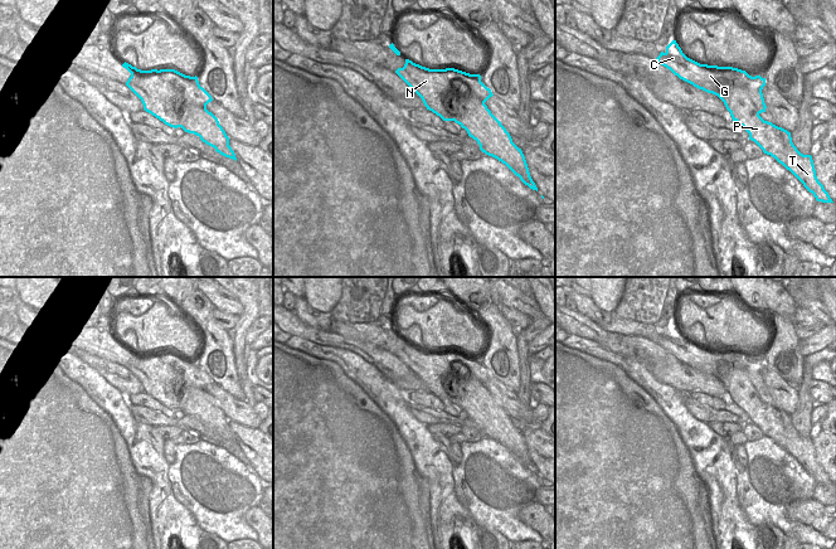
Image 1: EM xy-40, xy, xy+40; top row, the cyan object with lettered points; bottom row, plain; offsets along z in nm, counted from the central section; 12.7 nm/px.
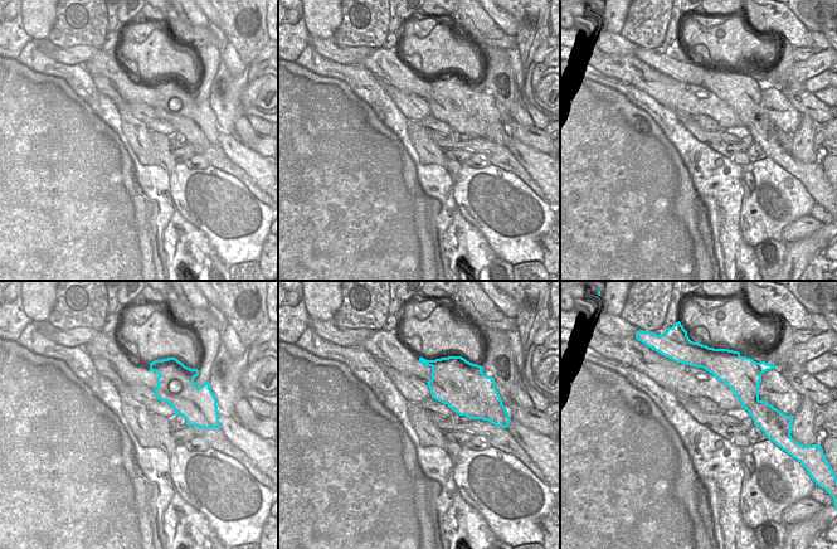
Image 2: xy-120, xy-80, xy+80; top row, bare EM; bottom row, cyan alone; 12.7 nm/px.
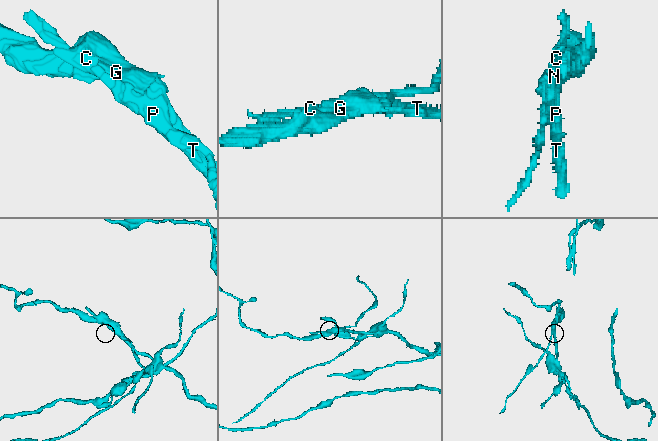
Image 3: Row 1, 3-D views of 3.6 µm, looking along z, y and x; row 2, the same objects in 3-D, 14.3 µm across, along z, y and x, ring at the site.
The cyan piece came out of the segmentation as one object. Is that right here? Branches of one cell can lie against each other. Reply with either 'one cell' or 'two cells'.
two cells

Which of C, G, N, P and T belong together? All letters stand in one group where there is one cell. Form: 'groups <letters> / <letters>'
groups C G P T / N

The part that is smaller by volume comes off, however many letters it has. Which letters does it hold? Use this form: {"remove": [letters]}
{"remove": ["N"]}

